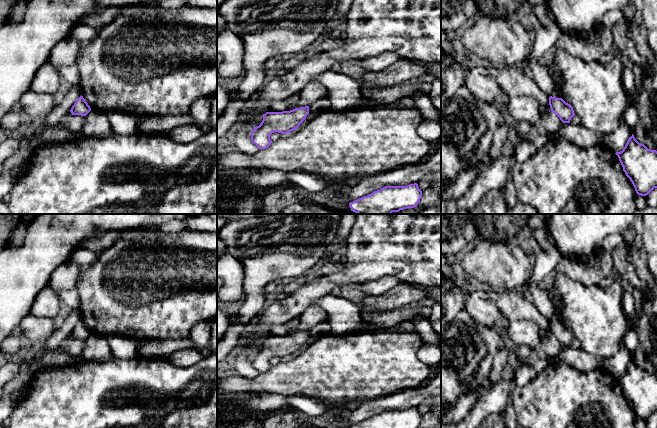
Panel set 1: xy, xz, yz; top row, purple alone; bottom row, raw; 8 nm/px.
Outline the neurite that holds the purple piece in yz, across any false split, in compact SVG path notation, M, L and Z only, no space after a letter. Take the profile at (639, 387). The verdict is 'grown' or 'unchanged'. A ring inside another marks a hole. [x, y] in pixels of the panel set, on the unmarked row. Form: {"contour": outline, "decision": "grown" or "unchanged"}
{"contour": "M629 361L622 375L615 377L638 419L646 420L657 412L657 375Z", "decision": "unchanged"}

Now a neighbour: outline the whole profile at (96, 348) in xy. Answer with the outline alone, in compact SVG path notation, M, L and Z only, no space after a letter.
M91 334L85 341L80 359L86 361L106 362L114 360L115 358L111 353L106 337Z

